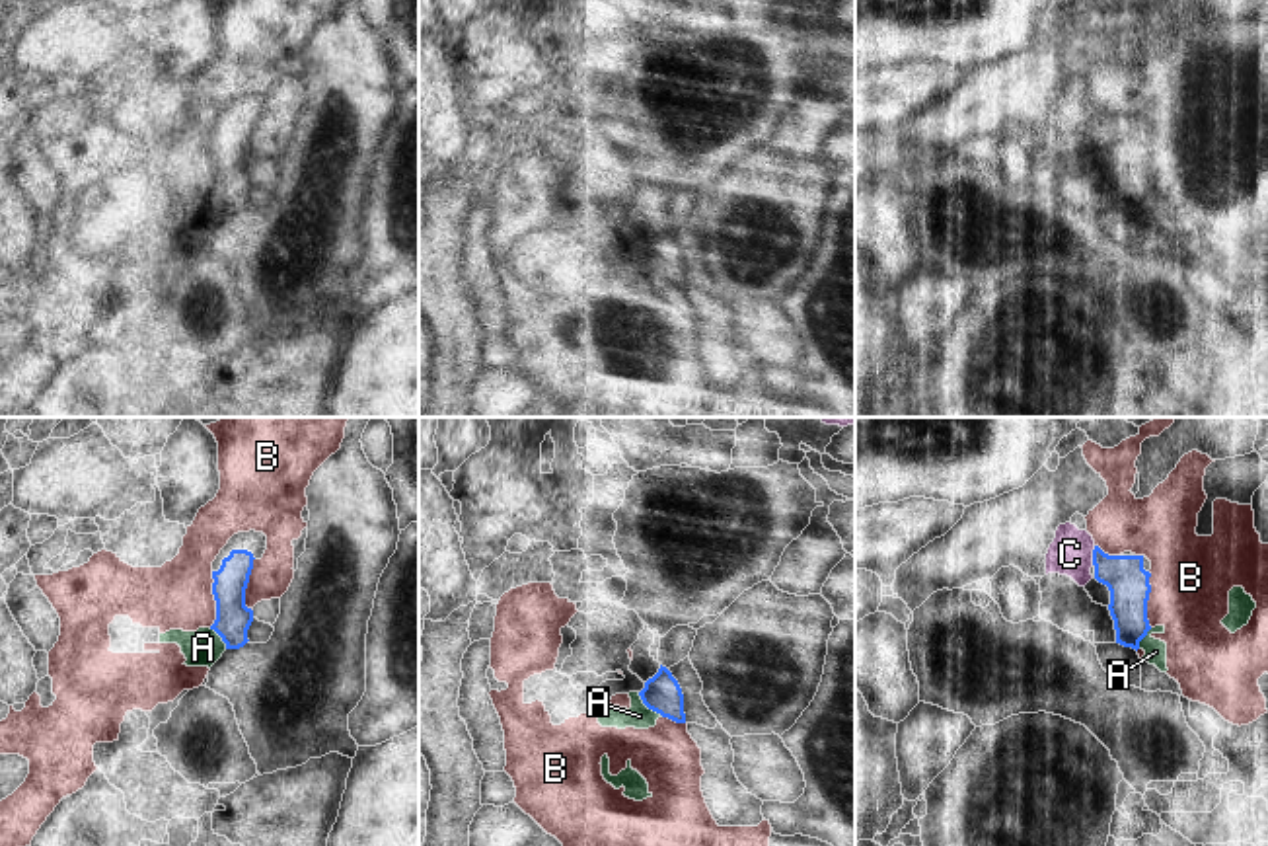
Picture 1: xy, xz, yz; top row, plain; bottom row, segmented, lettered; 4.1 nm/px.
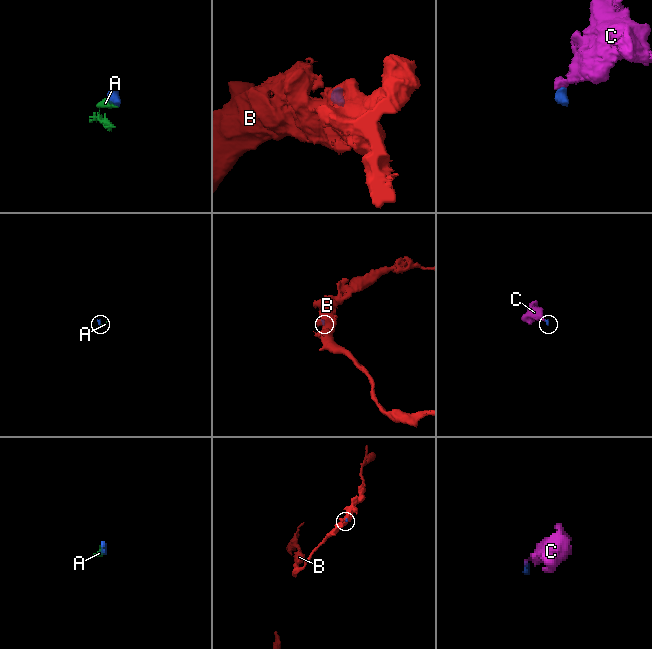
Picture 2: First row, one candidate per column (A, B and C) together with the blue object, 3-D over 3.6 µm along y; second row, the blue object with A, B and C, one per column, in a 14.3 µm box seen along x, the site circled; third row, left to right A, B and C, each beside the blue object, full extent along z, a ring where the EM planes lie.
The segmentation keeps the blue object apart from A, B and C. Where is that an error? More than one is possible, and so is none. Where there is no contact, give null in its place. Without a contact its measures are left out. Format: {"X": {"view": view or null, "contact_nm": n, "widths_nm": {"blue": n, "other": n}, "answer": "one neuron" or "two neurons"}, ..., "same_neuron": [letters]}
{"A": {"view": "xz", "contact_nm": 150, "widths_nm": {"blue": 160, "other": 100}, "answer": "two neurons"}, "B": {"view": "xy", "contact_nm": 240, "widths_nm": {"blue": 140, "other": 280}, "answer": "two neurons"}, "C": {"view": "yz", "contact_nm": 80, "widths_nm": {"blue": 170, "other": 180}, "answer": "two neurons"}, "same_neuron": []}

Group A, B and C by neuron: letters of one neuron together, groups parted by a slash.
A B / C

